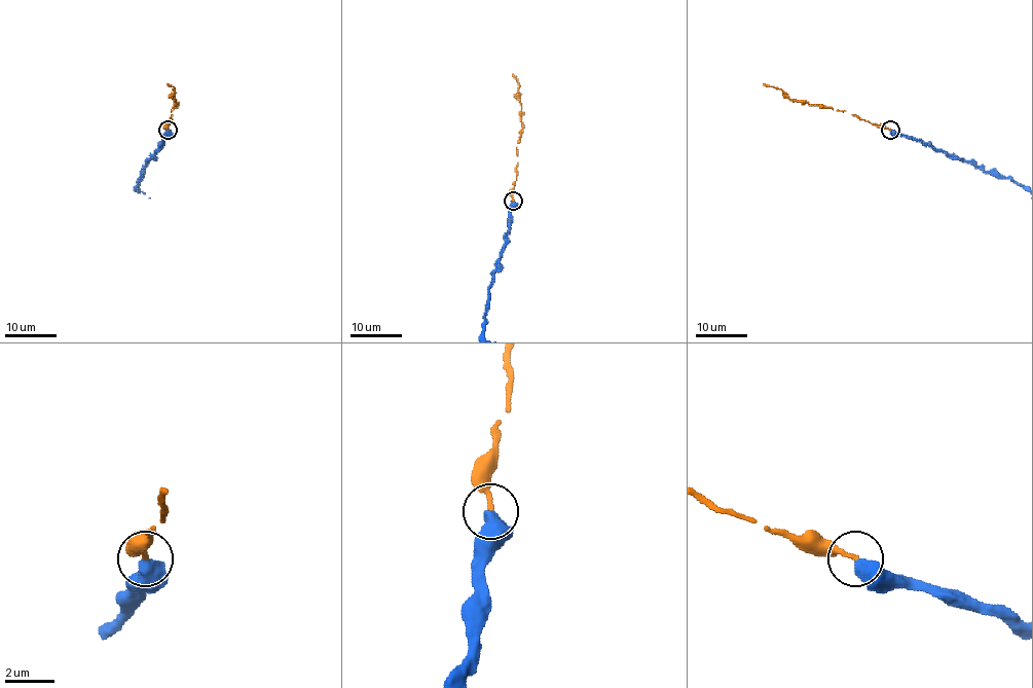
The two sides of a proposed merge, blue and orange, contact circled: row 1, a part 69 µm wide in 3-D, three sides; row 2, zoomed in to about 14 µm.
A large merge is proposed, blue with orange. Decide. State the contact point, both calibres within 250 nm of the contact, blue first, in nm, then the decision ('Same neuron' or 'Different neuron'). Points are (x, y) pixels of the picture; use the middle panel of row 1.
Place: (513, 201). Thickness 600 nm (blue) against 200 nm. Different neuron

